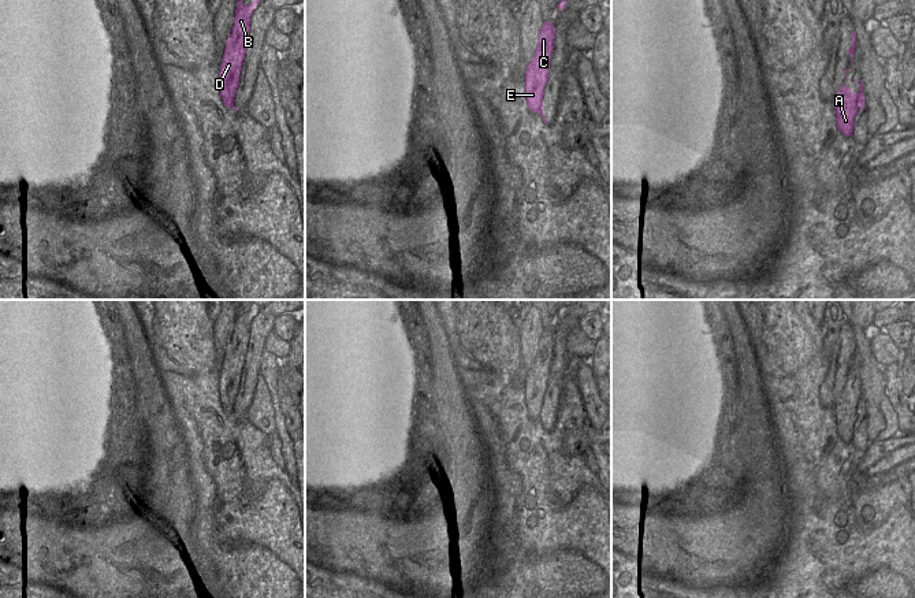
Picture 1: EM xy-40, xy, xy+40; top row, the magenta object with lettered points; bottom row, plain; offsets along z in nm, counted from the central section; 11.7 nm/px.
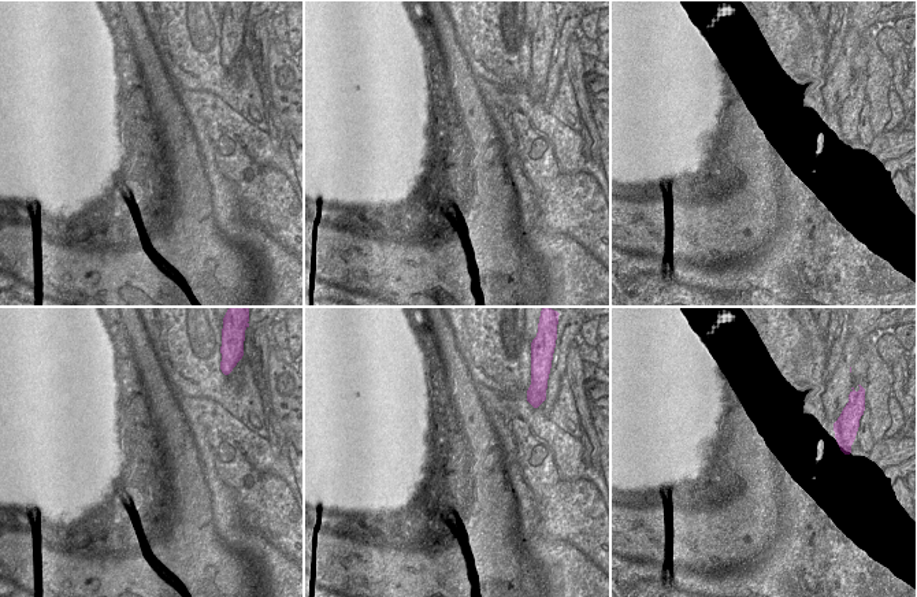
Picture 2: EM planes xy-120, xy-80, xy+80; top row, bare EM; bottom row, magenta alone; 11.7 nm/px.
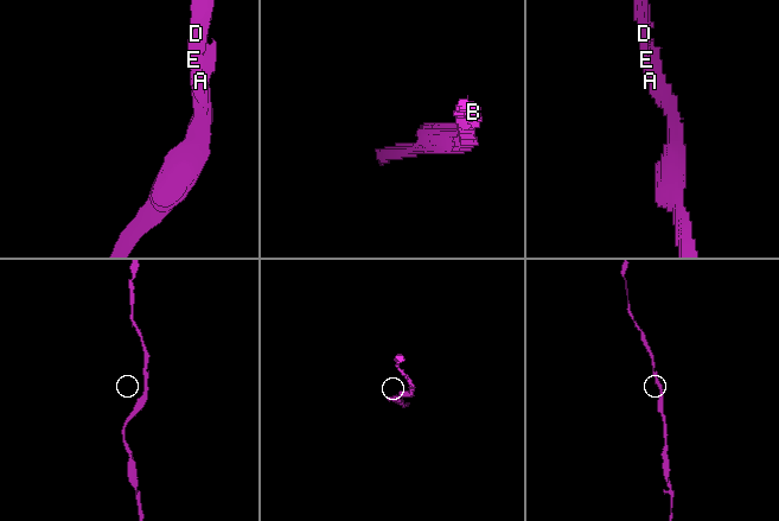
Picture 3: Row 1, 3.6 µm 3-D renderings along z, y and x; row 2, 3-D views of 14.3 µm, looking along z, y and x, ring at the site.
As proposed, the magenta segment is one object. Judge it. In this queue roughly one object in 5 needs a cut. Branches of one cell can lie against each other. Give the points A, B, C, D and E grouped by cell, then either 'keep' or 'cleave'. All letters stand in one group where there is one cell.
A B C D E | keep

